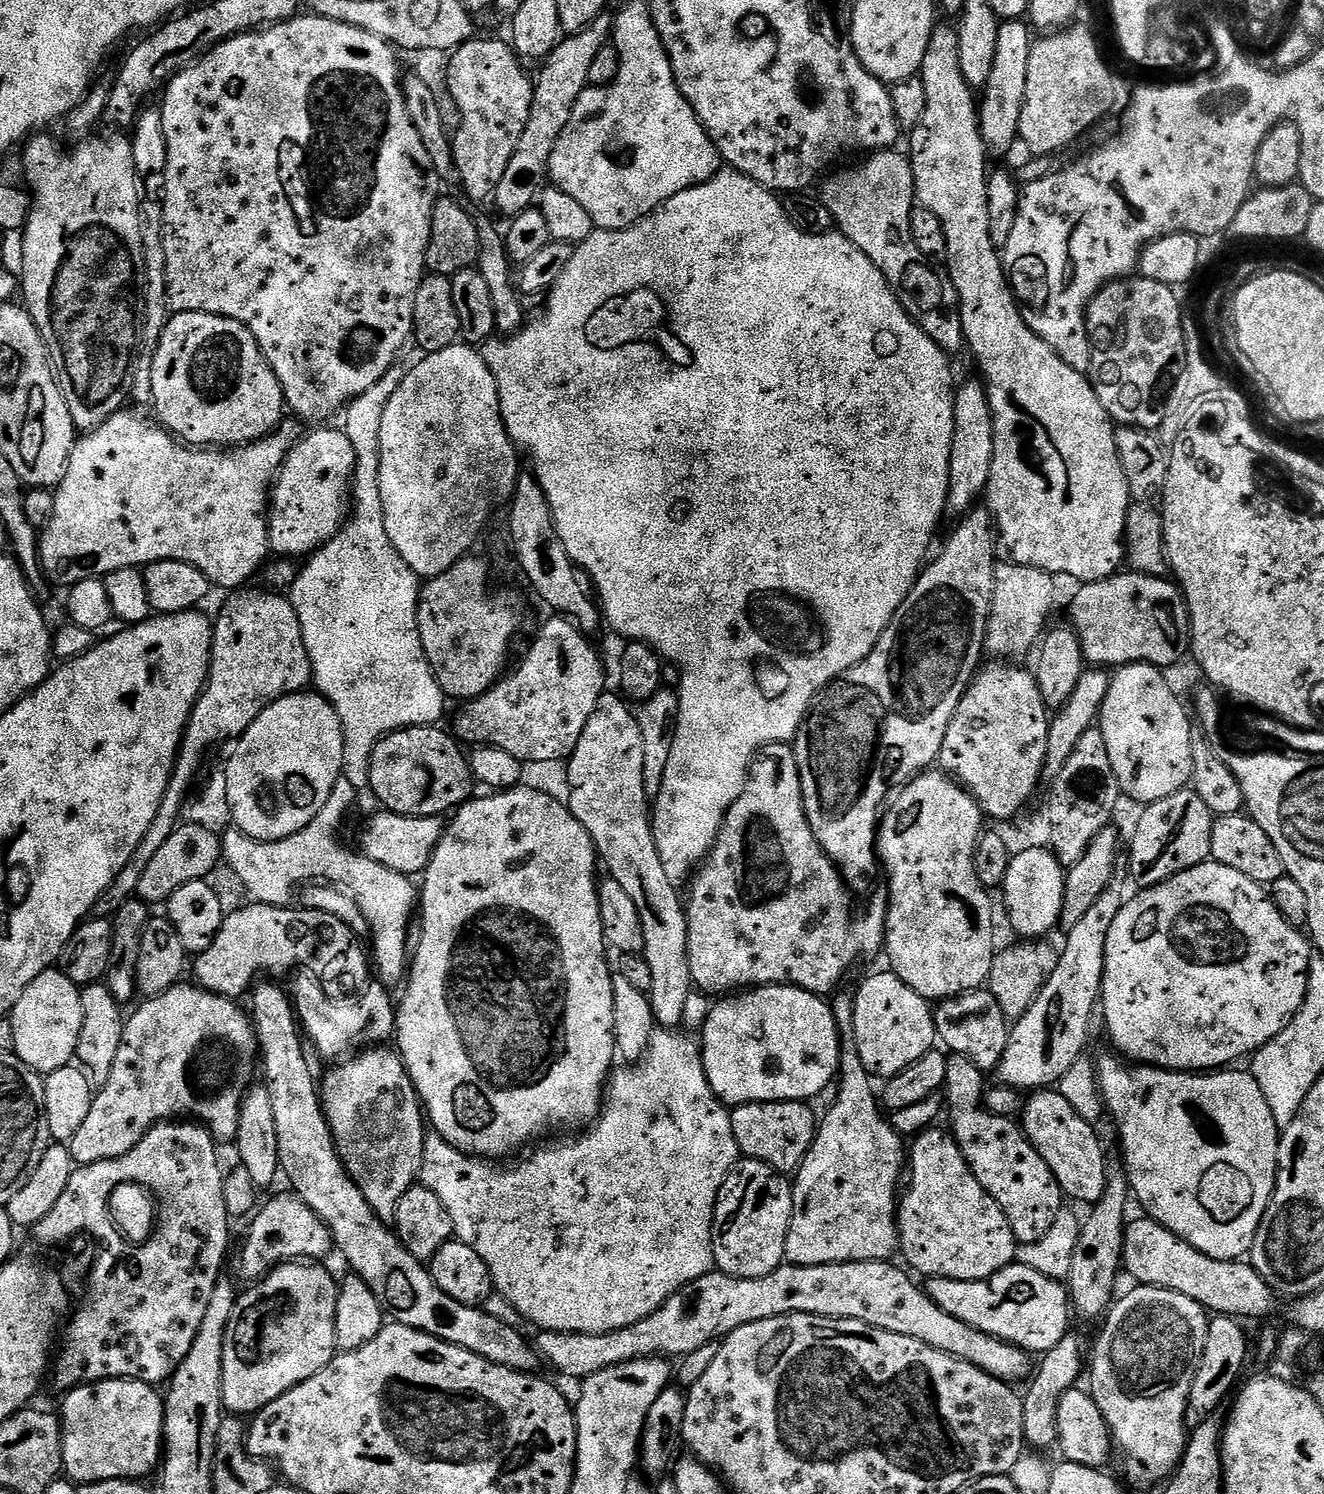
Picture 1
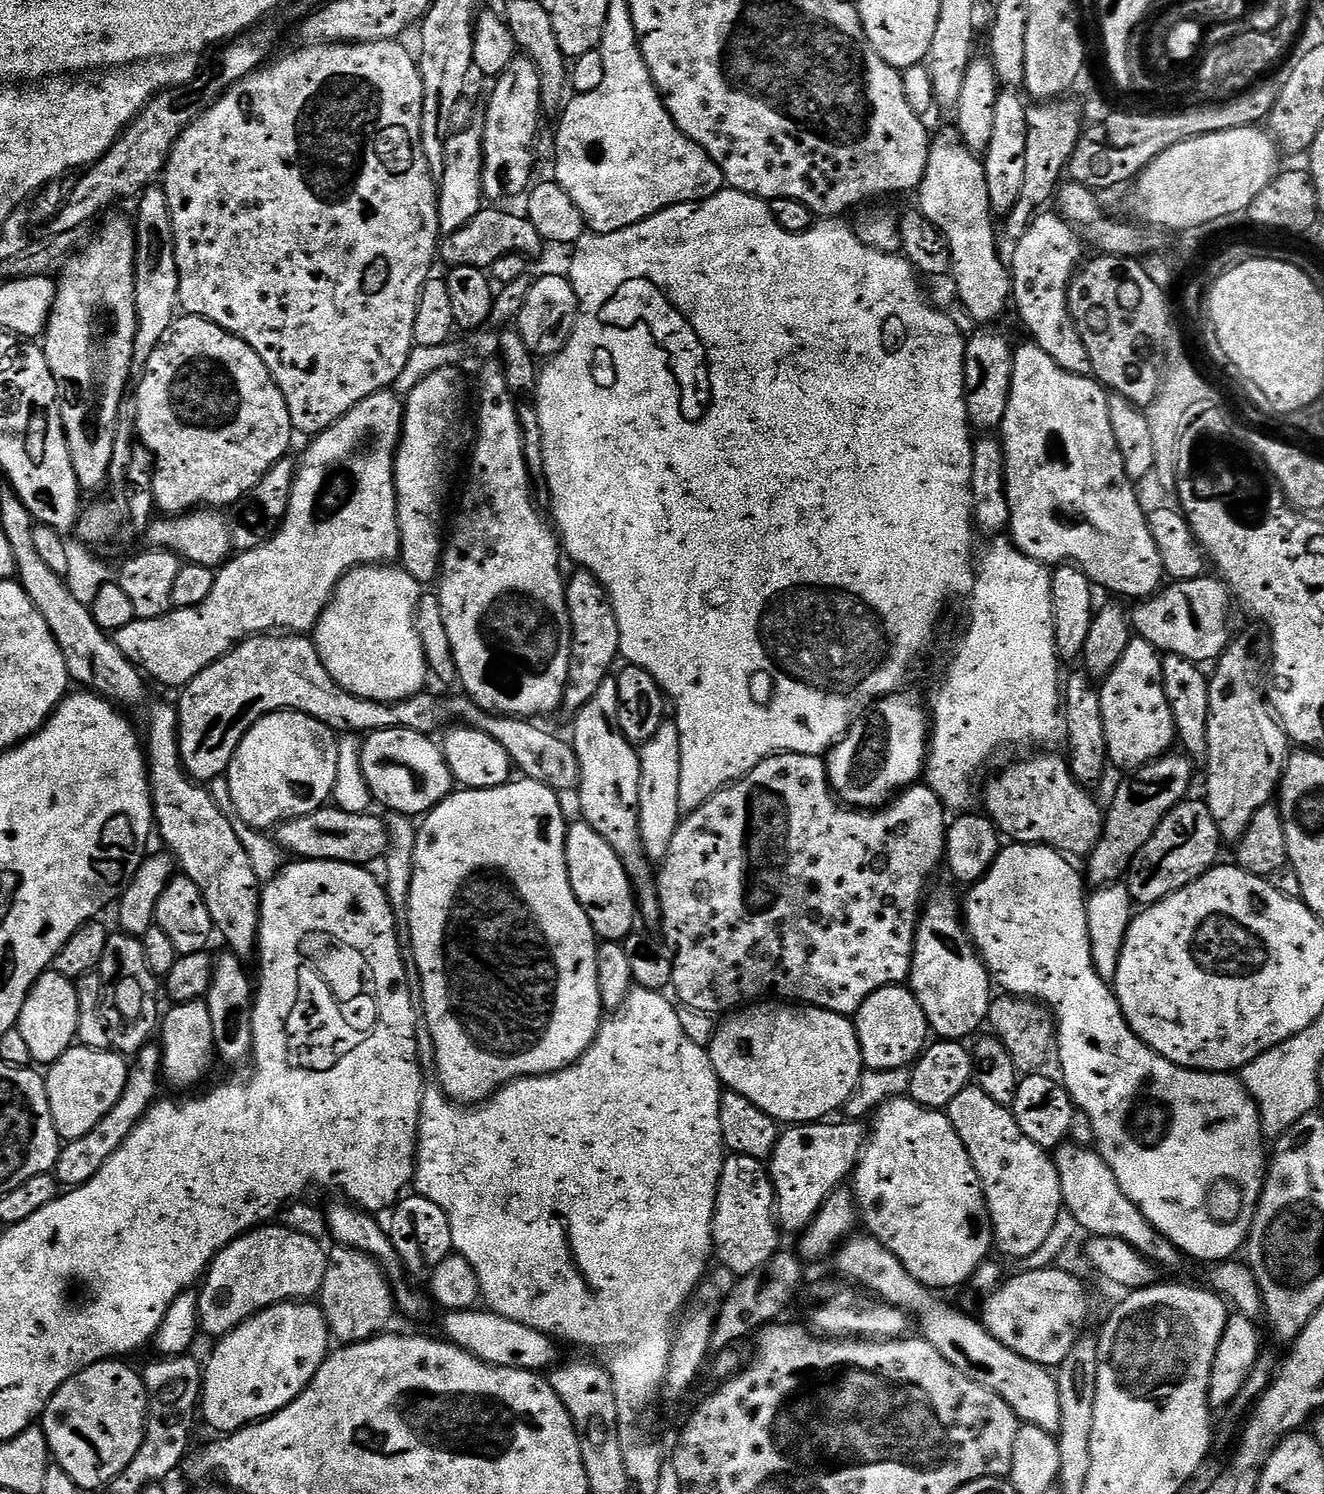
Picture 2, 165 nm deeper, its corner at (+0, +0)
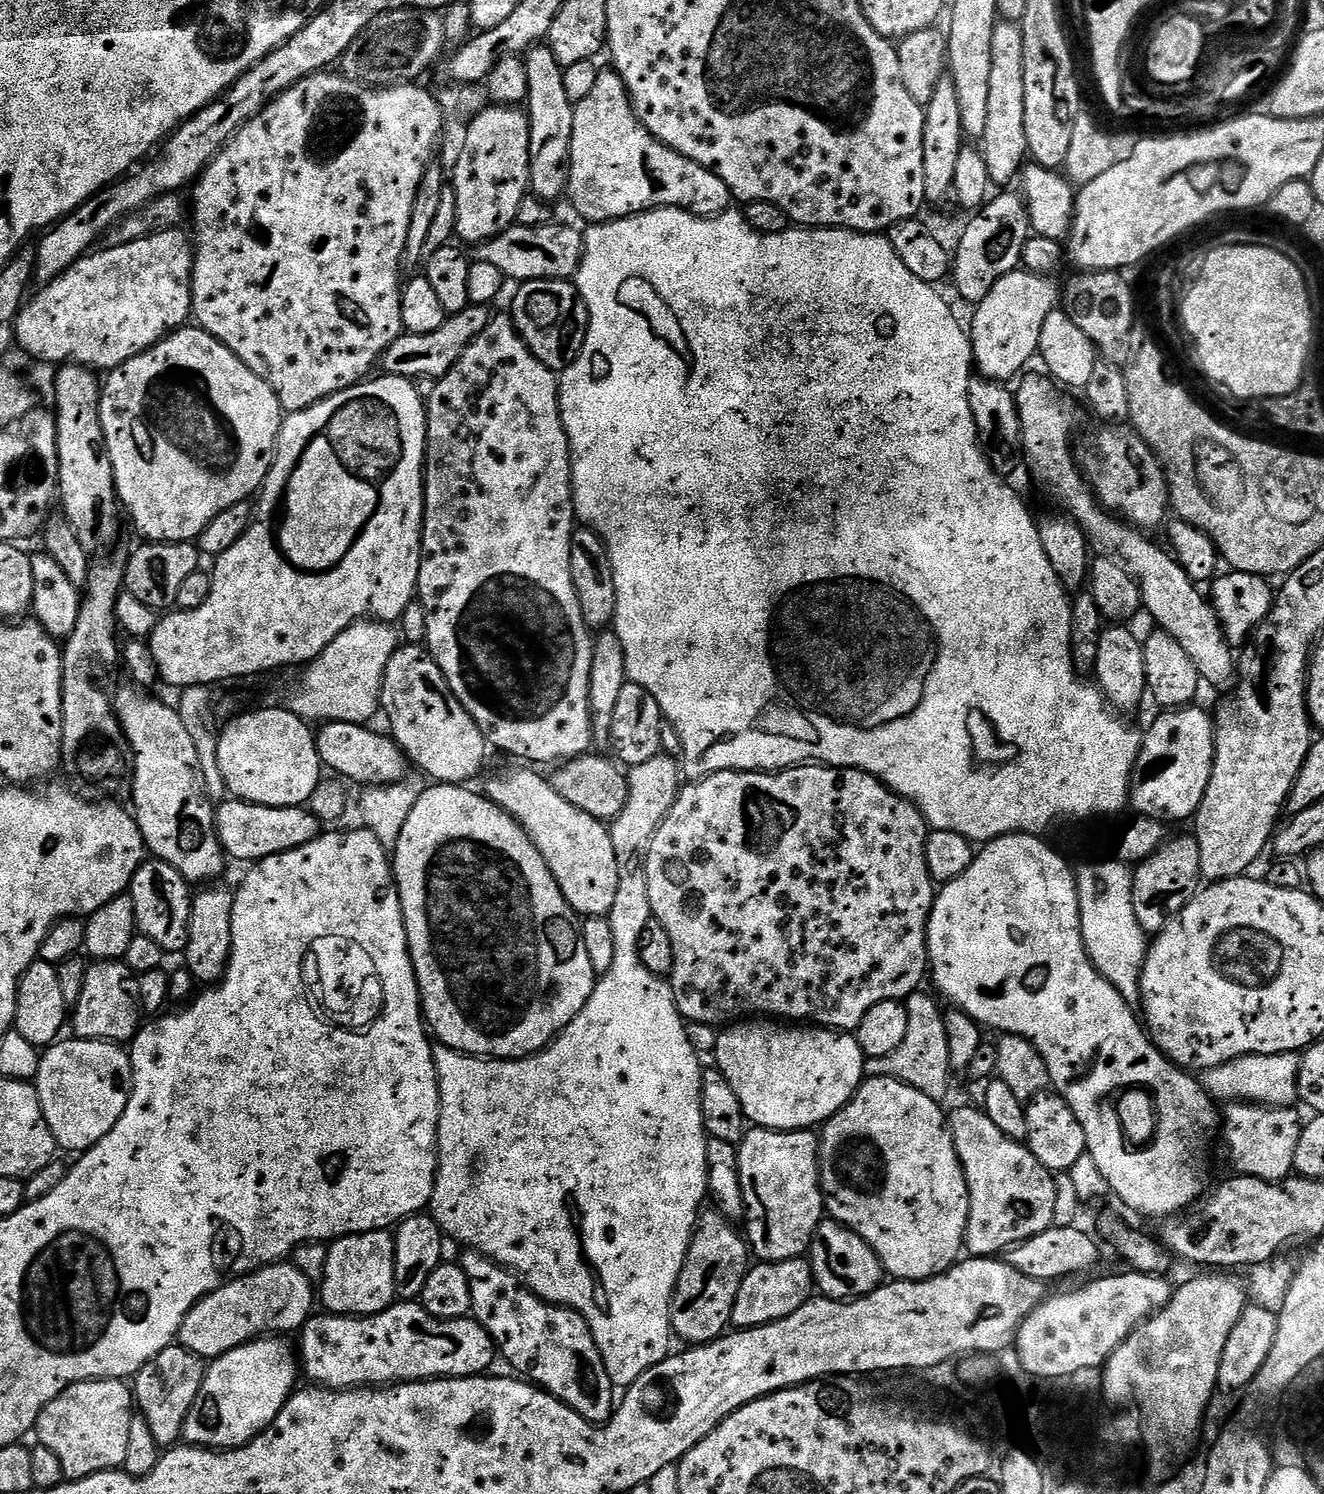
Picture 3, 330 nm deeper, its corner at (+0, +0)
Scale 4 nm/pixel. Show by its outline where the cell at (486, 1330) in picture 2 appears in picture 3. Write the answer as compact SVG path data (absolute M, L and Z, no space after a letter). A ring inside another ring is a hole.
M396 1302L373 1316L313 1315L298 1333L298 1360L313 1385L333 1390L411 1384L413 1380L438 1380L454 1376L479 1376L498 1360L496 1344L474 1318L443 1320L430 1314L419 1302Z

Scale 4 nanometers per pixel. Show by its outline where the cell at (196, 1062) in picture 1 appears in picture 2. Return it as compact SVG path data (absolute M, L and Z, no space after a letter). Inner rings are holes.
M145 1046L135 1053L134 1063L128 1069L128 1085L122 1098L118 1098L114 1110L110 1110L110 1114L106 1114L106 1118L102 1118L102 1122L98 1122L98 1126L94 1126L94 1130L90 1130L90 1134L77 1140L67 1141L61 1147L54 1169L57 1185L68 1190L80 1188L86 1182L90 1182L90 1178L94 1178L94 1174L98 1174L98 1170L112 1157L114 1150L118 1150L118 1146L122 1146L124 1139L131 1134L133 1128L148 1113L149 1108L157 1099L156 1075L159 1077L161 1072L162 1052L159 1047Z

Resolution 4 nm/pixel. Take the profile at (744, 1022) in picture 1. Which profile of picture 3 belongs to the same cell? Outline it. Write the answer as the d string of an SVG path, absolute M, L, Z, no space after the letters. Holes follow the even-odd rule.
M752 1018L725 1027L717 1038L714 1058L715 1067L719 1068L726 1082L730 1082L734 1094L738 1094L745 1121L758 1128L772 1128L775 1132L812 1130L823 1125L850 1103L866 1079L866 1057L855 1035L819 1026L789 1026L768 1018Z

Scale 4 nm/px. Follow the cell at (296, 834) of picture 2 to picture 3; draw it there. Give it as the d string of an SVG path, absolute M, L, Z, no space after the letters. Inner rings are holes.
M228 798L217 807L216 828L220 832L220 844L229 857L236 860L259 862L274 854L306 846L322 832L322 821L307 807L275 808L251 804L245 800Z

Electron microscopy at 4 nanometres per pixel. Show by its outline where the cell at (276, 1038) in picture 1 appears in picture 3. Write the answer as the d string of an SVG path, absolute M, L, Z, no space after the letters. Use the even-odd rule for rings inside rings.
M128 682L125 688L120 688L114 692L114 707L116 716L120 719L124 733L126 734L132 753L134 754L134 770L132 771L132 791L130 793L131 807L134 809L136 825L140 828L140 833L144 839L144 847L155 859L166 862L170 866L174 866L174 870L178 870L184 875L184 879L189 882L195 880L208 880L204 882L216 882L220 875L224 872L224 860L226 861L226 853L220 844L220 832L216 828L216 810L217 805L208 796L208 787L206 786L206 778L202 778L202 762L198 762L198 746L194 746L194 738L190 738L190 730L186 730L186 722L182 722L179 711L175 707L172 708L168 704L163 704L156 696L151 696L151 691L145 690L143 687L137 686L135 683Z

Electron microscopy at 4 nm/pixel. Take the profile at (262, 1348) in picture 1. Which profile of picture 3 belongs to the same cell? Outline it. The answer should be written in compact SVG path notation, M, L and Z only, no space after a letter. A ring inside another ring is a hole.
M276 1334L251 1340L207 1365L202 1390L184 1423L183 1439L189 1445L217 1450L240 1448L271 1426L297 1387L298 1352L284 1340Z

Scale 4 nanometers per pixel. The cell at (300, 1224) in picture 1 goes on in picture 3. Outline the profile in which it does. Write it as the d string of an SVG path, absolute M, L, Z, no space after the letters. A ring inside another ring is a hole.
M294 1262L268 1264L202 1297L190 1314L186 1314L180 1327L178 1344L211 1362L238 1346L249 1344L251 1340L288 1334L284 1332L299 1333L313 1315L312 1303L315 1305L317 1300L314 1281L306 1278Z

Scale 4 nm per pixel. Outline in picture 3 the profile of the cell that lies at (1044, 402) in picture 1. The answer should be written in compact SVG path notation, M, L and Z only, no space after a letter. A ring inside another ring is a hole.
M1047 375L1027 376L1019 381L1020 389L1017 387L1014 395L1020 415L1022 456L1025 461L1028 459L1029 470L1056 495L1057 502L1065 508L1061 509L1080 525L1088 537L1089 545L1093 549L1100 548L1096 550L1101 553L1118 558L1128 573L1136 577L1146 612L1160 623L1157 625L1163 631L1174 637L1178 646L1190 654L1190 658L1194 658L1194 666L1198 666L1201 681L1205 685L1213 684L1216 688L1223 684L1231 685L1238 664L1234 659L1233 645L1225 638L1224 627L1220 625L1209 597L1200 593L1203 591L1195 580L1188 577L1171 551L1163 552L1154 541L1144 537L1147 535L1143 531L1102 507L1088 481L1084 479L1074 452L1072 456L1072 431L1076 428L1075 406L1063 396L1065 393L1056 381Z

